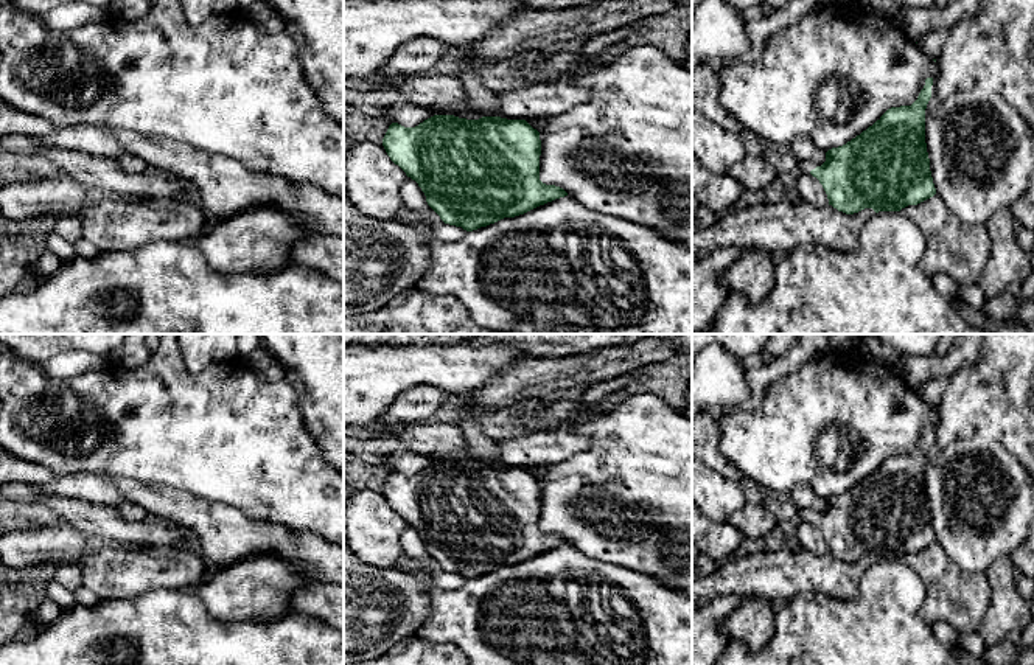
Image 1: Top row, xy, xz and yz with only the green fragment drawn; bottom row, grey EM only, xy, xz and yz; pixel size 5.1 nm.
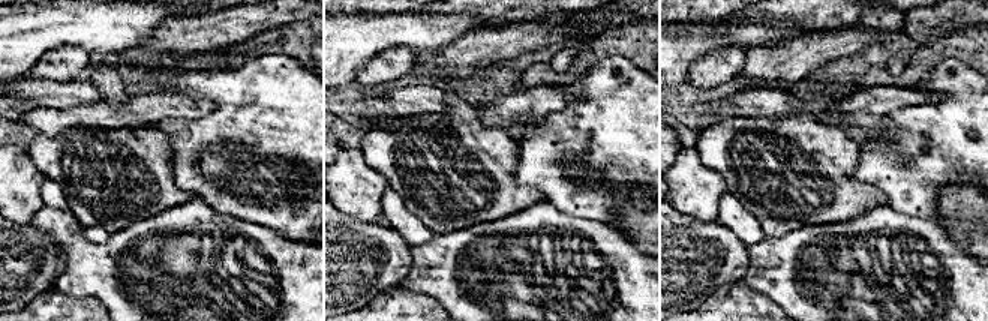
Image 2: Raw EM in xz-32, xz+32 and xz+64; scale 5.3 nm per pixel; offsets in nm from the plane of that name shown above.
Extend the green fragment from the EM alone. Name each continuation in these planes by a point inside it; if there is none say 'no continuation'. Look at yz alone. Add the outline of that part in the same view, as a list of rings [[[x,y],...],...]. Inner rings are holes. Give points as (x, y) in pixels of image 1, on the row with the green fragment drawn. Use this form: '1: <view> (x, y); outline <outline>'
1: yz (798, 167); outline [[[791,162],[791,169],[795,172],[810,172],[816,165],[813,162]]]

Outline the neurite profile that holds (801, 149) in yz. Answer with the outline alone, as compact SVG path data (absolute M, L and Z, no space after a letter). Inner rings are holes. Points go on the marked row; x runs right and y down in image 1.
M807 135L796 137L790 144L787 155L790 162L813 162L816 166L821 166L826 162L826 152Z

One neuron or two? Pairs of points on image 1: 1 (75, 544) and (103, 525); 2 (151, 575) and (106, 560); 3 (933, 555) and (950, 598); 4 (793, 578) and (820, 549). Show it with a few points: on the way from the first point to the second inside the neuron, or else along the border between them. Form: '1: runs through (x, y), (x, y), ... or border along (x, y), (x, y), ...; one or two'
1: border along (67, 524), (83, 535); two
2: runs through (140, 572), (117, 570); one
3: runs through (933, 566), (949, 588); one
4: border along (801, 547), (817, 555), (827, 552); two

